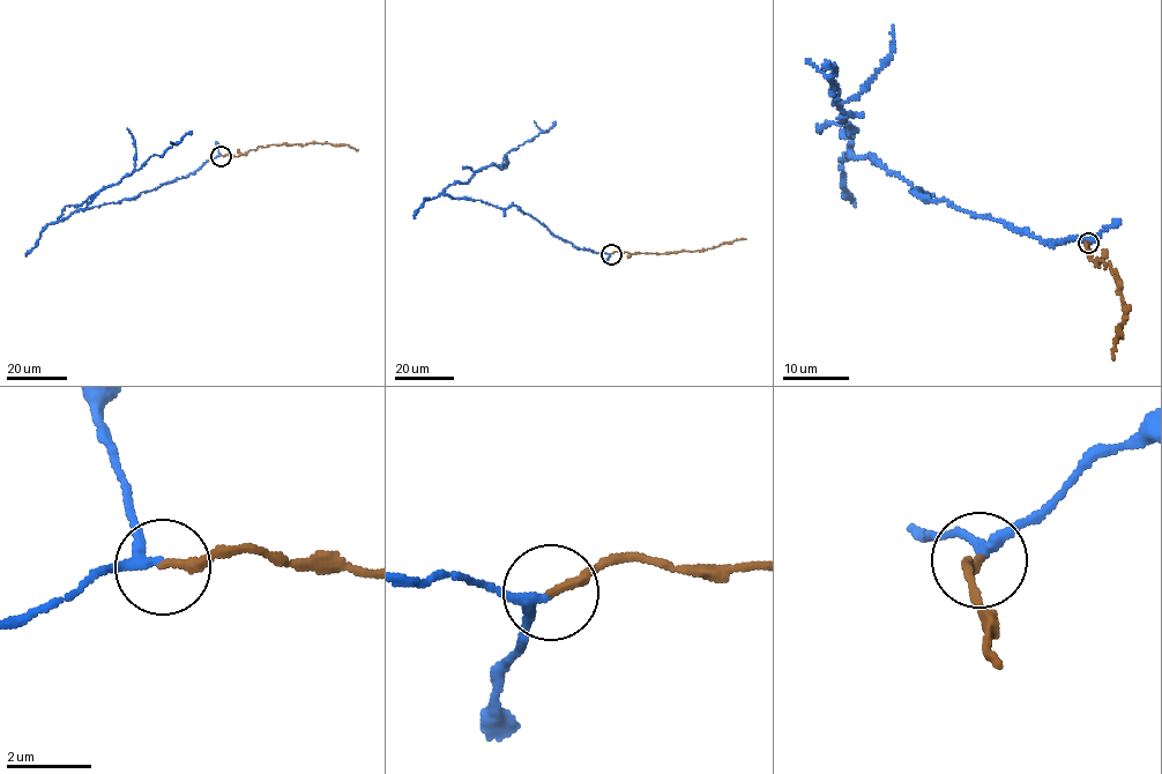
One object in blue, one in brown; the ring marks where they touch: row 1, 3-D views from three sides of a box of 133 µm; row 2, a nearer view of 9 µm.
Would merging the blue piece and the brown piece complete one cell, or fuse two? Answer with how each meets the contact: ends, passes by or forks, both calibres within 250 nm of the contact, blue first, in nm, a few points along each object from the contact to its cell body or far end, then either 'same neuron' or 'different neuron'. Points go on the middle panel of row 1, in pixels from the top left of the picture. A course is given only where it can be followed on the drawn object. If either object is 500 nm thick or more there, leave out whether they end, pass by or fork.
blue passes by; brown ends; calibres 220 and 220 nm; course blue (610, 254), (576, 247), (515, 206), (503, 209), (439, 194), (476, 171), (500, 166), (509, 151), (556, 121); course brown (610, 254), (695, 252), (745, 239); same neuron

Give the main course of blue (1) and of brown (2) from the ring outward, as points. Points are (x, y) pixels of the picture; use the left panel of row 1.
1: (221, 156), (186, 177), (132, 199), (72, 211), (57, 220), (66, 206), (81, 206), (192, 132)
2: (221, 156), (246, 155), (259, 147), (315, 142), (345, 144), (357, 150)

